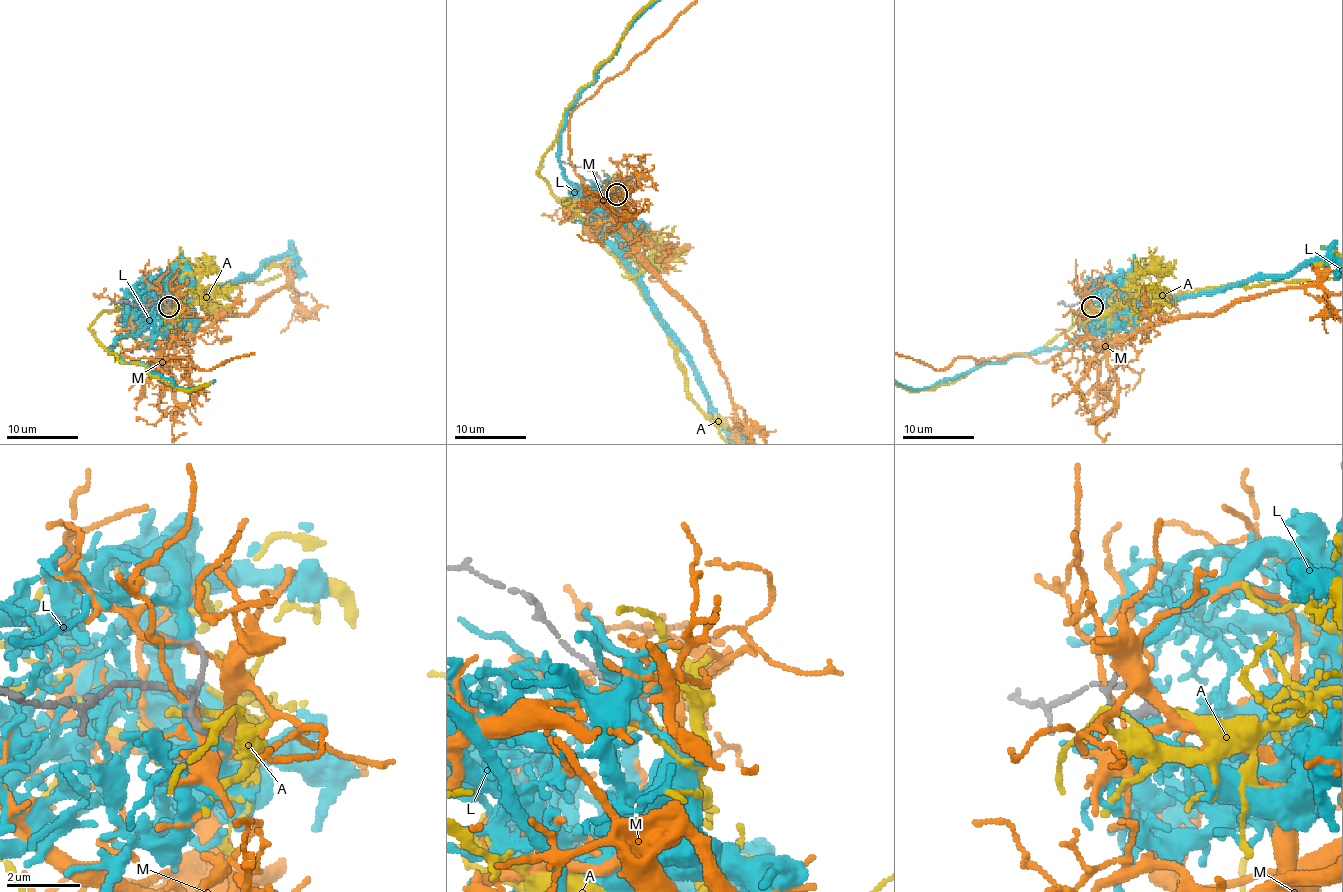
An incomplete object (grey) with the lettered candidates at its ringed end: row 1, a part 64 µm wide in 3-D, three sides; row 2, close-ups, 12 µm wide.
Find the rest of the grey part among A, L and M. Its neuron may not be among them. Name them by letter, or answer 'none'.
A

